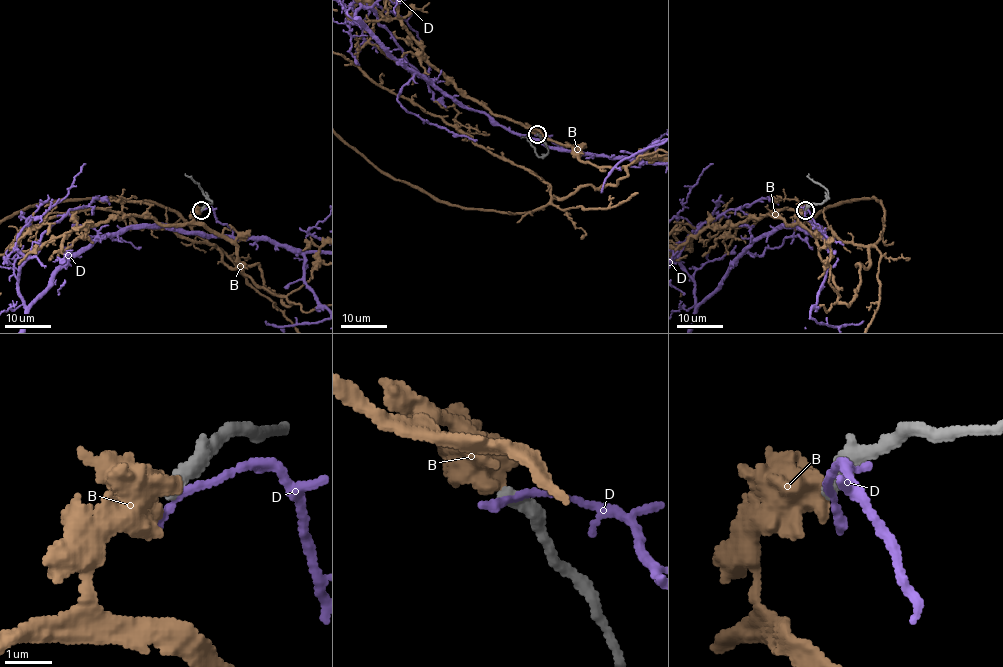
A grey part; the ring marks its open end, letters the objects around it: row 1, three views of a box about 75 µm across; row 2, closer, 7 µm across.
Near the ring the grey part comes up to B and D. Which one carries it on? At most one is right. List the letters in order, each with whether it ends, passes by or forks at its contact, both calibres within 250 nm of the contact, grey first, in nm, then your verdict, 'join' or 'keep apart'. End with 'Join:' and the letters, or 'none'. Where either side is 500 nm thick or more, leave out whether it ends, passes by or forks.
B: 340/550 nm | keep apart
D: it ends | 360/190 nm | keep apart
Join: none

